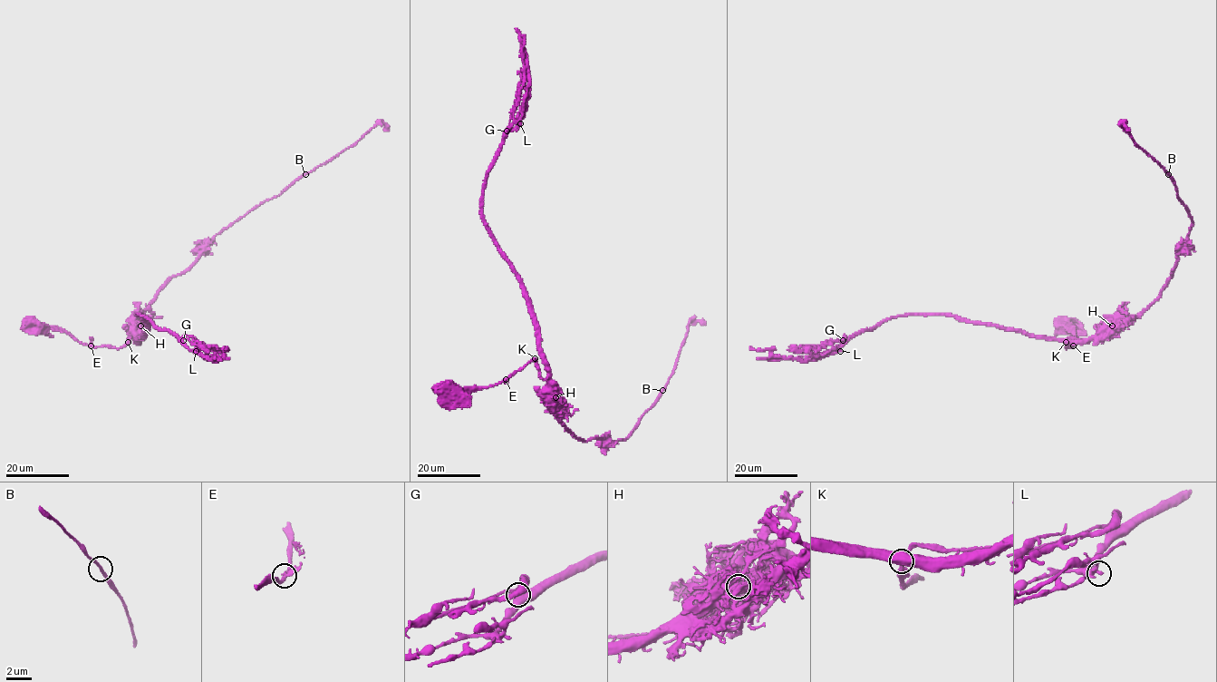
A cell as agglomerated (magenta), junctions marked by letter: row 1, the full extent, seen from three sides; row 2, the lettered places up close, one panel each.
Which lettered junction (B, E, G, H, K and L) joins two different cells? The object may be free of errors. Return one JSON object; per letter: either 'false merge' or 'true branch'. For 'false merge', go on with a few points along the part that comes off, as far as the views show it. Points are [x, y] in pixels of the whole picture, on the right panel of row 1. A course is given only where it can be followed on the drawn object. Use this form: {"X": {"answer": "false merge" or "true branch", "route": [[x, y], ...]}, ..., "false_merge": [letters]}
{"B": {"answer": "true branch"}, "E": {"answer": "true branch"}, "G": {"answer": "true branch"}, "H": {"answer": "false merge", "route": [[1112, 326], [1132, 320], [1158, 297], [1173, 273], [1193, 223], [1166, 171], [1135, 144], [1123, 122], [1130, 131]]}, "K": {"answer": "true branch"}, "L": {"answer": "true branch"}, "false_merge": ["H"]}

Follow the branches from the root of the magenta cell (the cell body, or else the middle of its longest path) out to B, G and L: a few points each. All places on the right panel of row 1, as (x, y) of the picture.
B: (1066, 328), (1075, 330), (1074, 346), (1066, 347), (1069, 338), (1096, 336), (1158, 297), (1193, 223), (1168, 174)
G: (1066, 328), (1076, 335), (1066, 347), (1069, 338), (1089, 339), (1045, 340), (944, 315), (908, 315), (843, 340)
L: (1066, 328), (1076, 335), (1066, 347), (1089, 339), (897, 315), (840, 351)

